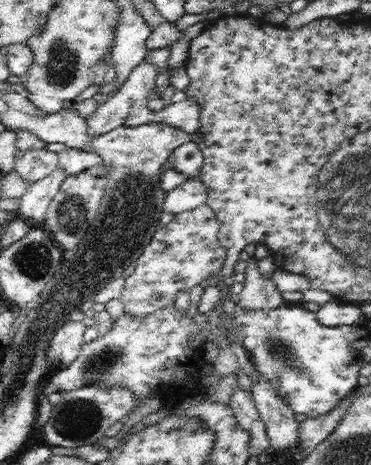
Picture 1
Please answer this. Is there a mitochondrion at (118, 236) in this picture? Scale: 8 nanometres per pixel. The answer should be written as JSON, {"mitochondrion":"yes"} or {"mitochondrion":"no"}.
{"mitochondrion":"yes"}

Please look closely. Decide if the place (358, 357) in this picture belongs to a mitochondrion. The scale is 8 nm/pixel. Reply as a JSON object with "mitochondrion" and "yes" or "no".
{"mitochondrion":"no"}

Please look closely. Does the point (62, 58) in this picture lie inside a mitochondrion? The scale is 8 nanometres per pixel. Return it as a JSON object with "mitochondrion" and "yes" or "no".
{"mitochondrion":"yes"}

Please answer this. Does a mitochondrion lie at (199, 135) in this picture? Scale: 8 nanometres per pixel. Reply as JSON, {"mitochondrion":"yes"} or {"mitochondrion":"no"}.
{"mitochondrion":"no"}

